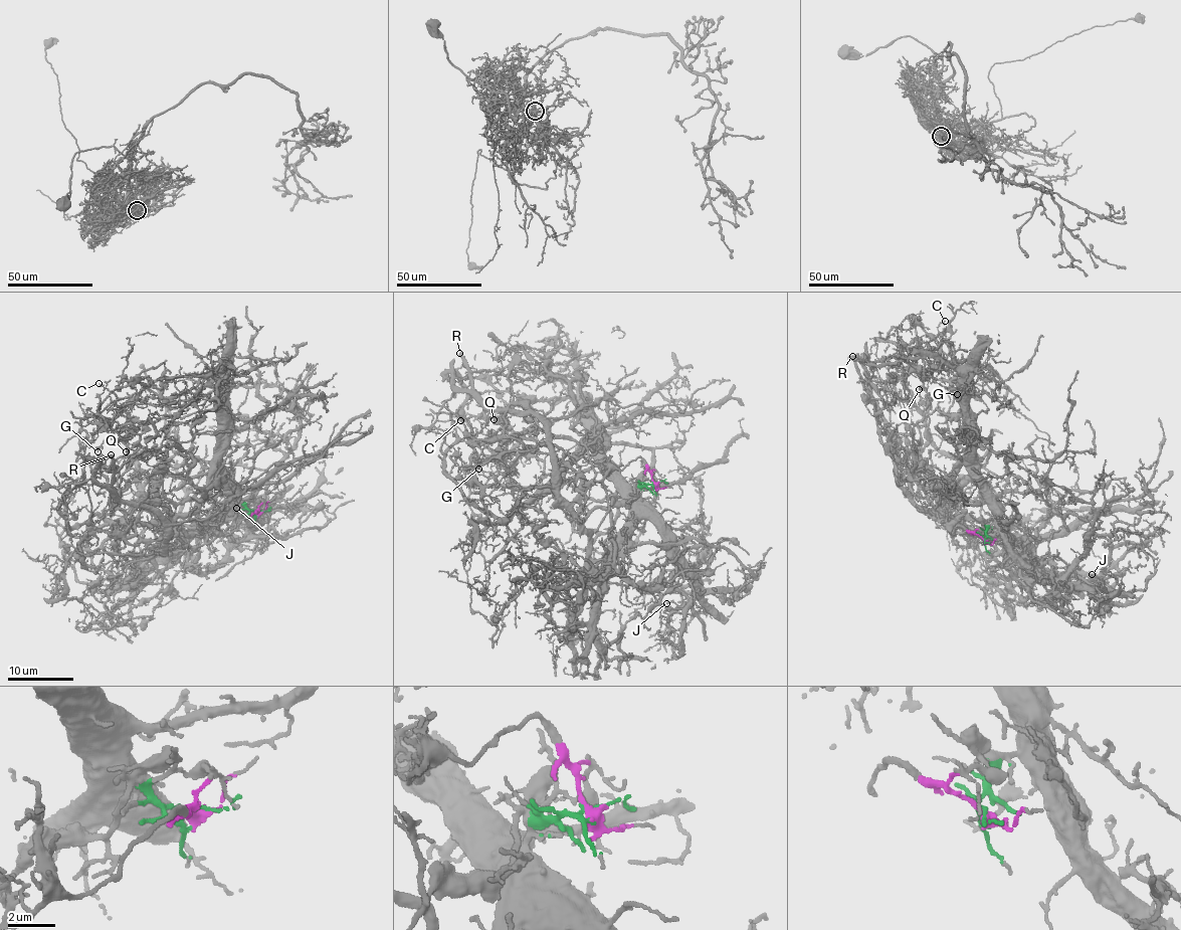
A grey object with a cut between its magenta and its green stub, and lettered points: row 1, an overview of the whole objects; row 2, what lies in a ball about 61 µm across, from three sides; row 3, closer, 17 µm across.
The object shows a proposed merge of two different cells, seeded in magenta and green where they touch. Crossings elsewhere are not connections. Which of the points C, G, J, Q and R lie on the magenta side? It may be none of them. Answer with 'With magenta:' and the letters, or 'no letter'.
With magenta: C, G, Q, R

